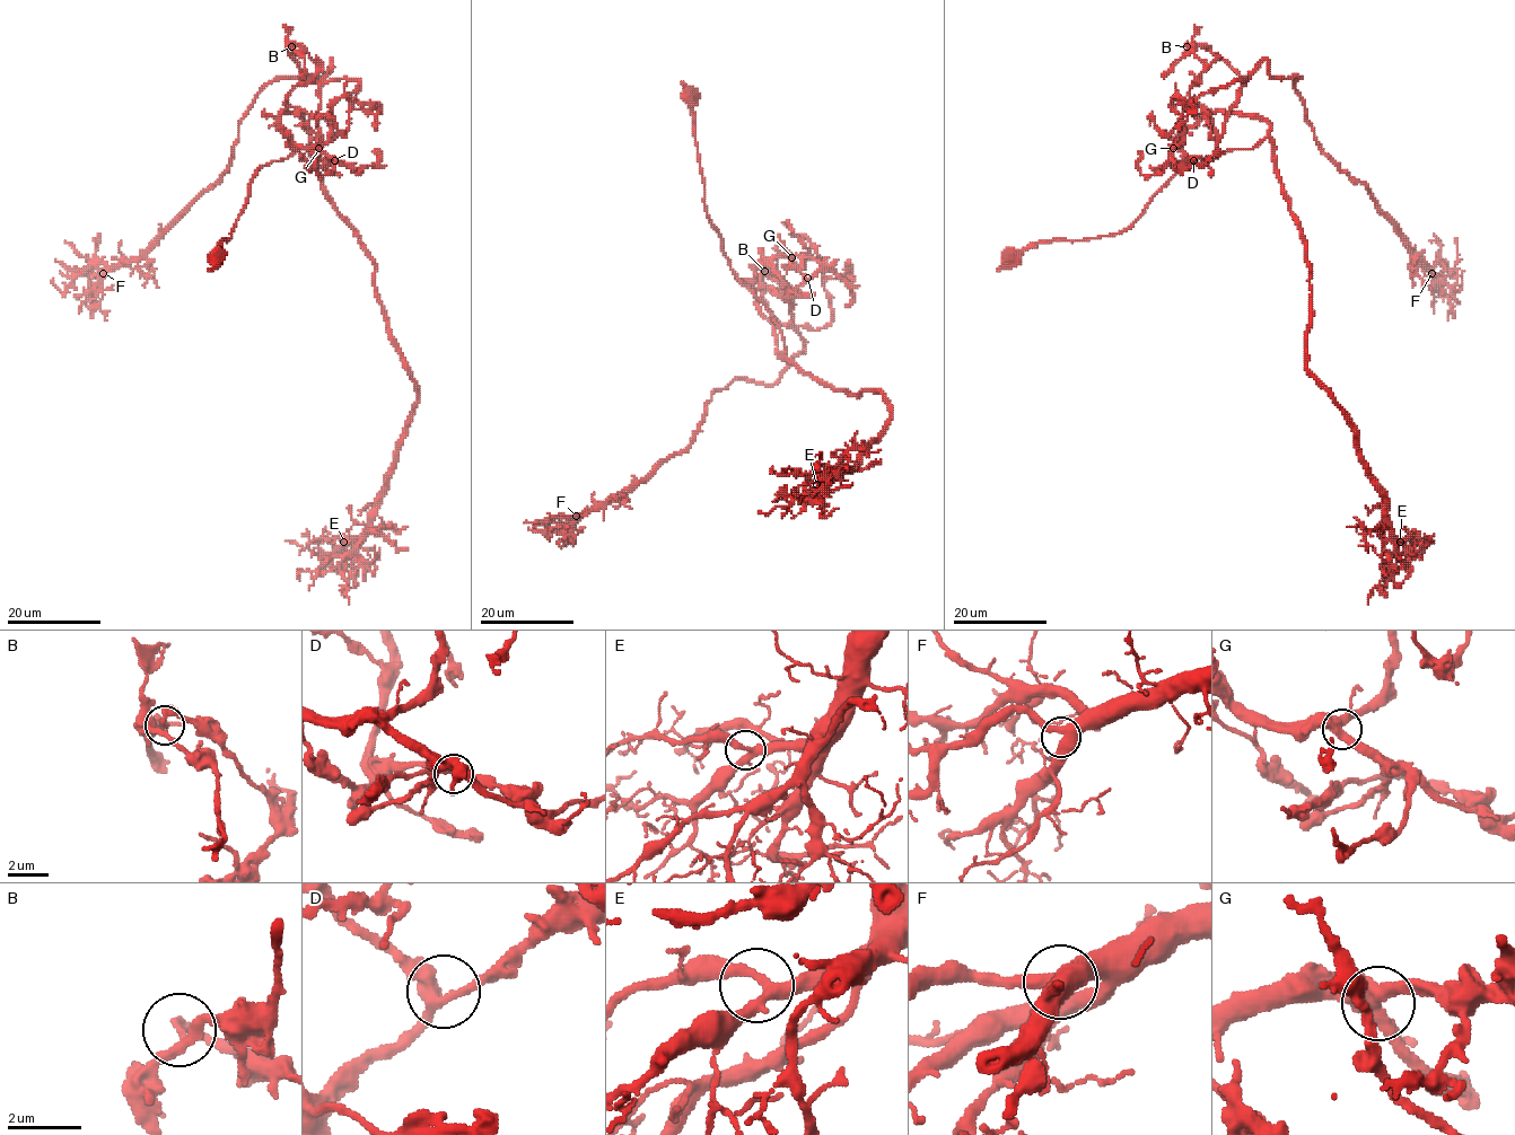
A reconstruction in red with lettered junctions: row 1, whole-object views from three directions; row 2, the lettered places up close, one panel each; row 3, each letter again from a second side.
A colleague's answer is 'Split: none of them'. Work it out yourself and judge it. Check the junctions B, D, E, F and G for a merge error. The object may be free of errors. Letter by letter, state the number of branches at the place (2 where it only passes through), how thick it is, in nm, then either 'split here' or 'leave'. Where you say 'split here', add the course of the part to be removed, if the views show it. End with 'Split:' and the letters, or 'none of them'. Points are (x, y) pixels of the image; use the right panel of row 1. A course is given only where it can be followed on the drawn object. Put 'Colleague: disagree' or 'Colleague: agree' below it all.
B: 3 | 190 nm | split here | (1187, 46), (1243, 81), (1264, 60), (1301, 77), (1320, 147), (1438, 292), (1435, 278)
D: 3 | 320 nm | leave
E: 3 | 320 nm | leave
F: 3 | 460 nm | leave
G: 3 | 440 nm | leave
Split: B
Colleague: disagree

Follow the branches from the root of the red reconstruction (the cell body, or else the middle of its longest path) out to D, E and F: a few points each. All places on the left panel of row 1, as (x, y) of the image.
D: (217, 256), (255, 172), (311, 146), (304, 119), (287, 107), (316, 135), (315, 157), (334, 160)
E: (217, 256), (255, 172), (313, 138), (320, 186), (374, 264), (391, 342), (418, 394), (371, 525), (343, 542)
F: (217, 256), (255, 172), (311, 146), (283, 111), (318, 134), (332, 60), (268, 82), (221, 177), (103, 273)

